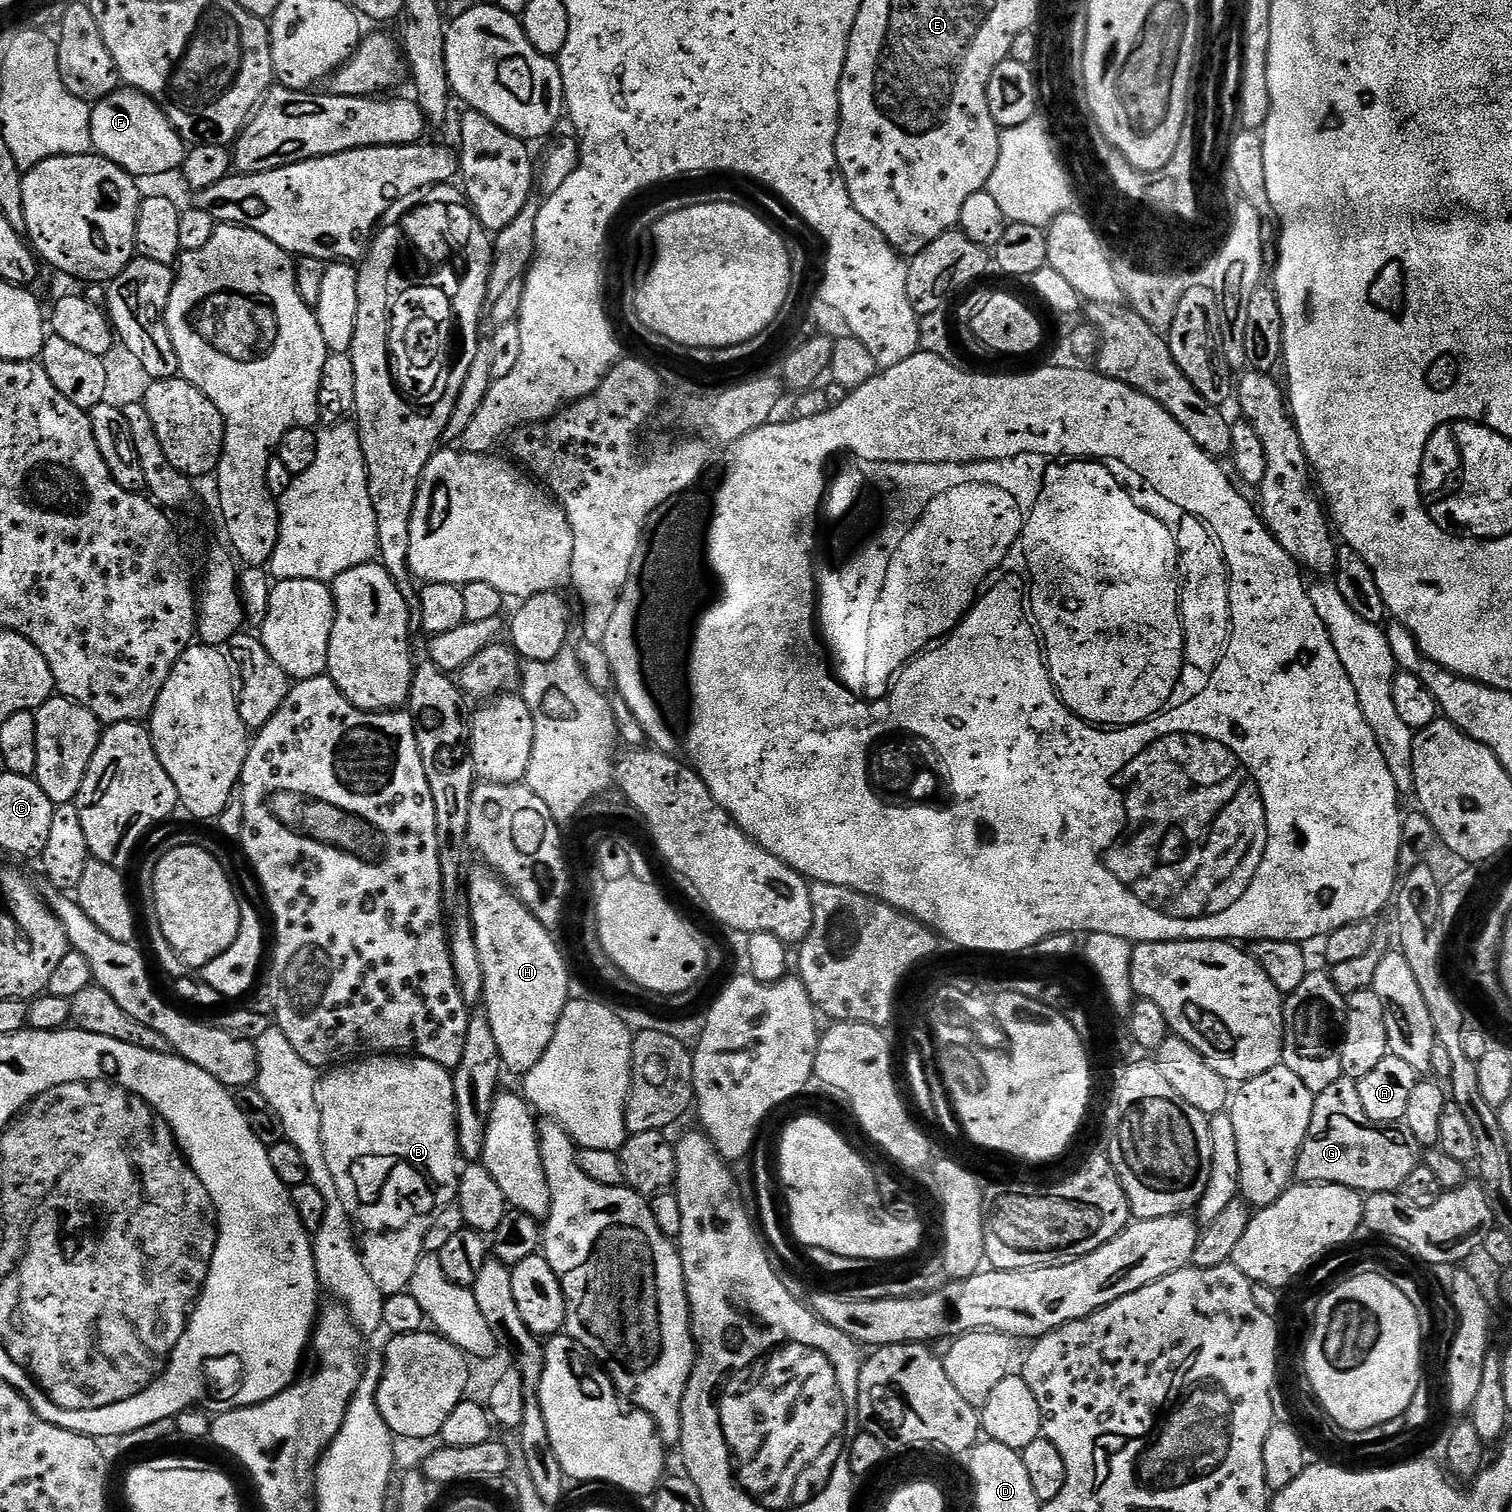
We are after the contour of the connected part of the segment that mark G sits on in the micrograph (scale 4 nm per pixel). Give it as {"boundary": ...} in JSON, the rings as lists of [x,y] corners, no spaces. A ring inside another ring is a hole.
{"boundary":[[[1340,1076],[1334,1086],[1325,1092],[1315,1093],[1314,1114],[1310,1118],[1310,1130],[1296,1158],[1294,1176],[1301,1184],[1341,1184],[1361,1194],[1375,1192],[1399,1193],[1410,1172],[1421,1163],[1422,1152],[1416,1140],[1400,1126],[1384,1127],[1370,1119],[1362,1110],[1362,1098],[1358,1098],[1356,1081]]]}

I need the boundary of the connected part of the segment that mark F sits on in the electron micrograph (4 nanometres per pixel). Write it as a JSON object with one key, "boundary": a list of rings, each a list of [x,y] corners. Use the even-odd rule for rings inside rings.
{"boundary":[[[121,86],[114,94],[102,98],[98,103],[91,105],[92,121],[92,147],[99,155],[104,156],[110,162],[114,162],[124,172],[129,172],[133,178],[140,176],[164,176],[181,167],[186,151],[185,140],[176,133],[176,128],[166,118],[160,105],[152,97],[144,92],[138,92],[134,88]]]}

